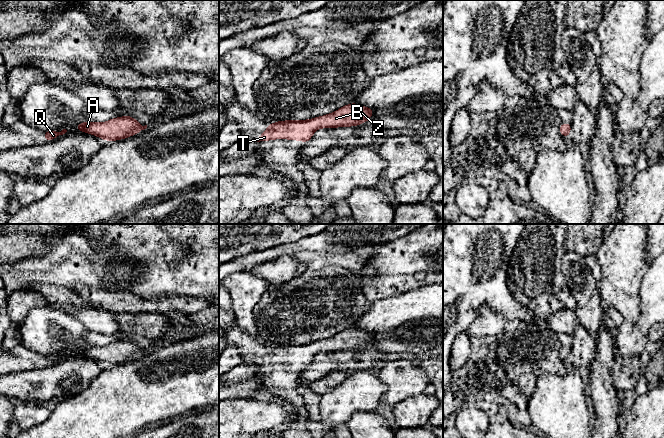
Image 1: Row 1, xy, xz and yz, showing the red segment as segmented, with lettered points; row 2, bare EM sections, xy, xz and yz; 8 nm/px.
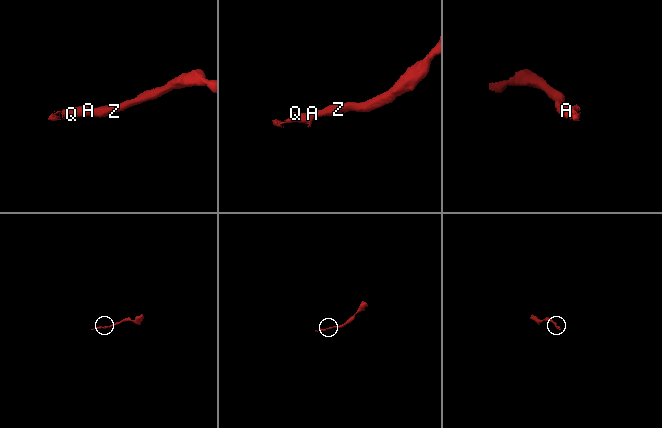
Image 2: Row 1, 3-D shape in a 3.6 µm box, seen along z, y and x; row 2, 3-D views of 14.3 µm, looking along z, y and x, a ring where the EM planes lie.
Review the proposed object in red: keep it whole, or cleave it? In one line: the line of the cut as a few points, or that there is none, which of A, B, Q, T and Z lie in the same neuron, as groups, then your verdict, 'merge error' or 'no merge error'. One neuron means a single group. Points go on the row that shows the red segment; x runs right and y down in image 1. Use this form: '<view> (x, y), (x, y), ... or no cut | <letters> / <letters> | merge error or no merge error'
no cut | A B Q T Z | no merge error

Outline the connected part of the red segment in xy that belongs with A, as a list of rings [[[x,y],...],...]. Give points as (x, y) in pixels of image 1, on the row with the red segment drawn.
[[[130,116],[111,119],[107,122],[83,122],[75,126],[76,130],[93,134],[108,141],[120,140],[130,137],[147,128],[141,126],[137,120]]]

